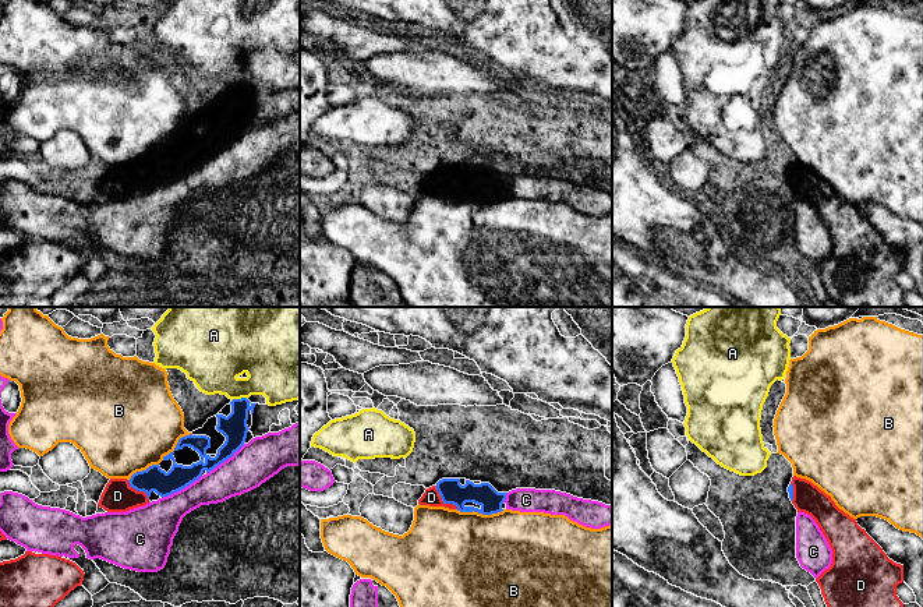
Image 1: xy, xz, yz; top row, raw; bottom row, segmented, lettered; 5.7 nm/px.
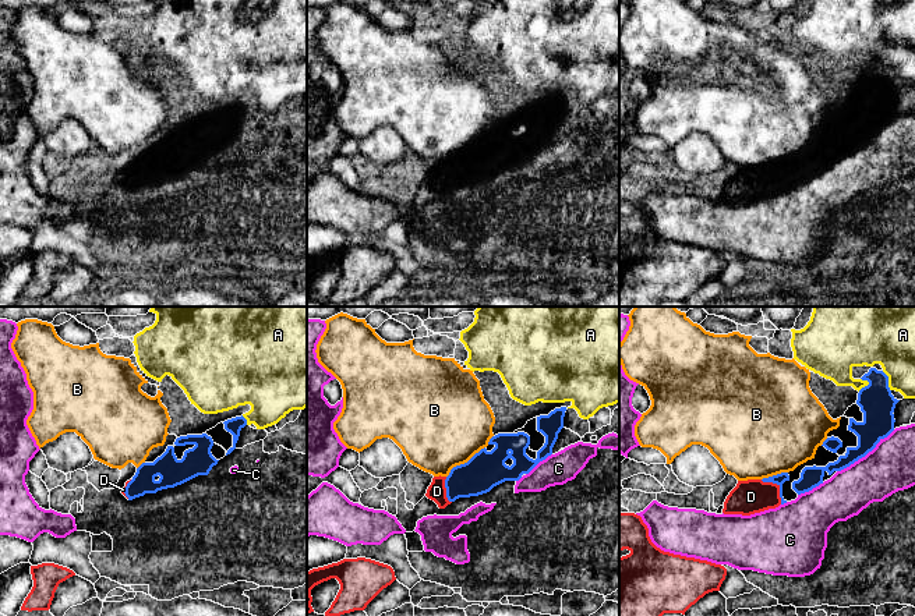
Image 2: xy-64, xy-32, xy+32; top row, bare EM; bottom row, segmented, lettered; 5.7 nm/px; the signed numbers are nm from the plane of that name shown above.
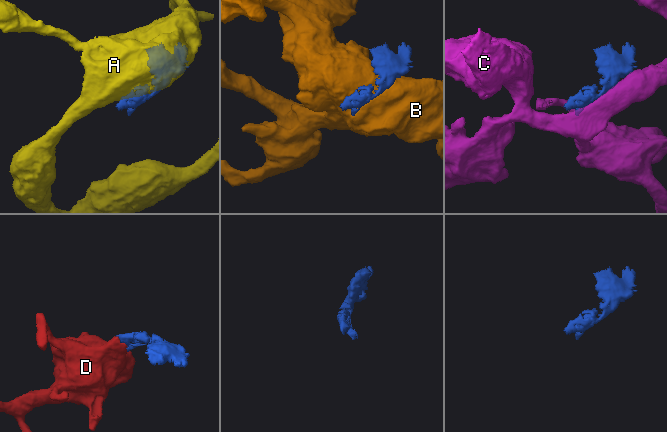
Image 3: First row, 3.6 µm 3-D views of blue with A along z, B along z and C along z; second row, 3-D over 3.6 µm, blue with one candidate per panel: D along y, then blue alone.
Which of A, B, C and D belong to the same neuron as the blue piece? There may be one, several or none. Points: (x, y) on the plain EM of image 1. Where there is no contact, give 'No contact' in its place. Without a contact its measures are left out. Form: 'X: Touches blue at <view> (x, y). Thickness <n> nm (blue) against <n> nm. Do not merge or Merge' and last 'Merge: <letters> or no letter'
A: Touches blue at xy (239, 87). Thickness 150 nm (blue) against 300 nm. Do not merge
B: Touches blue at xz (480, 200). Thickness 140 nm (blue) against 500 nm. Do not merge
C: Touches blue at xy (181, 176). Thickness 140 nm (blue) against 260 nm. Do not merge
D: Touches blue at xz (444, 189). Thickness 140 nm (blue) against 100 nm. Merge
Merge: D

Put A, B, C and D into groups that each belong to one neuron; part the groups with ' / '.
A / B / C / D

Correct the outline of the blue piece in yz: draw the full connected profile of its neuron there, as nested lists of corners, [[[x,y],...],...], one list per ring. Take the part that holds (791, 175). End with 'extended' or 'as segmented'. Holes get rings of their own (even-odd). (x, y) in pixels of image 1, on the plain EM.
[[[793,163],[788,174],[798,200],[810,202],[832,237],[832,251],[816,269],[828,297],[844,307],[906,307],[897,273],[903,269],[903,253],[887,244],[883,236],[817,173]]]; extended

